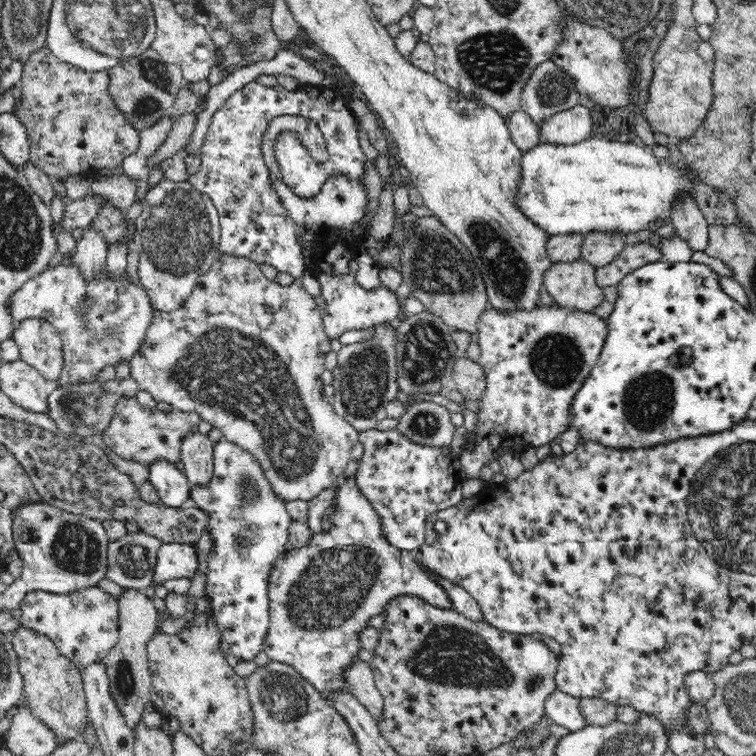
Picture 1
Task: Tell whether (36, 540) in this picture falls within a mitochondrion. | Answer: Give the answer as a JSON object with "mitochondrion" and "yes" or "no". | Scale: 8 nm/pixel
{"mitochondrion":"yes"}

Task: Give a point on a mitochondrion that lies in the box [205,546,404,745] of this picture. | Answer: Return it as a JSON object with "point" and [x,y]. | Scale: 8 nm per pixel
{"point":[284,699]}

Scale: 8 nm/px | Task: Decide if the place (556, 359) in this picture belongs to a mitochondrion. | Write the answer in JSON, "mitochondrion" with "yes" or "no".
{"mitochondrion":"yes"}

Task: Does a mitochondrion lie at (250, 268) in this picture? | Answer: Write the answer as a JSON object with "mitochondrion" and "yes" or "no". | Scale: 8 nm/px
{"mitochondrion":"no"}

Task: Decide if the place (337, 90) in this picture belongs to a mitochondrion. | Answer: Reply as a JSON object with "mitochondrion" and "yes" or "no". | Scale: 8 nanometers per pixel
{"mitochondrion":"no"}

